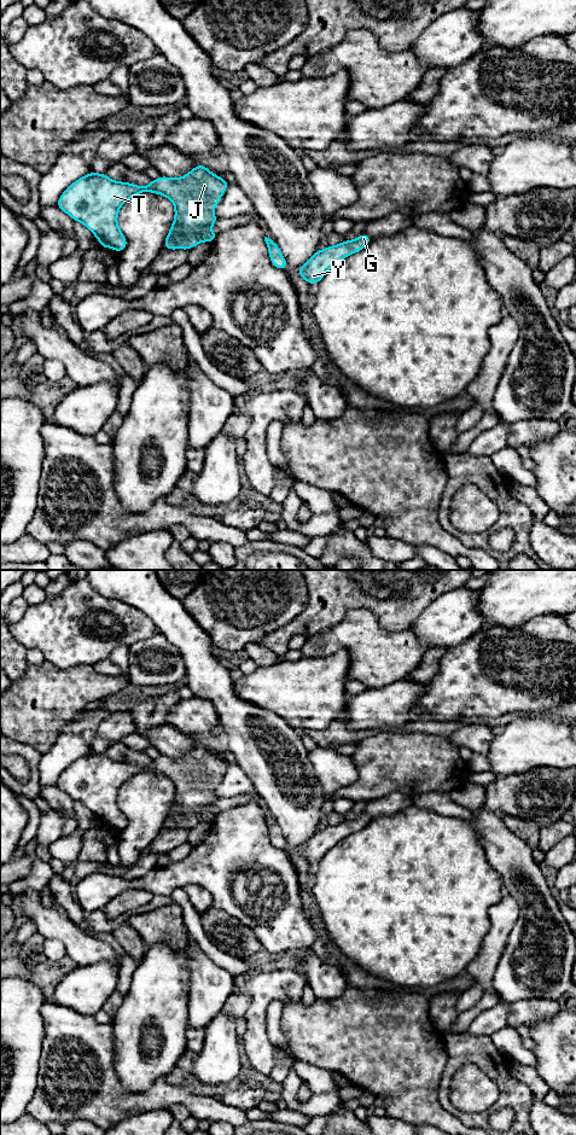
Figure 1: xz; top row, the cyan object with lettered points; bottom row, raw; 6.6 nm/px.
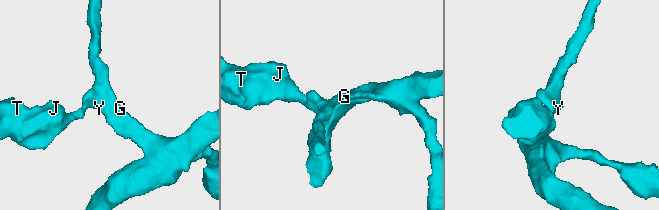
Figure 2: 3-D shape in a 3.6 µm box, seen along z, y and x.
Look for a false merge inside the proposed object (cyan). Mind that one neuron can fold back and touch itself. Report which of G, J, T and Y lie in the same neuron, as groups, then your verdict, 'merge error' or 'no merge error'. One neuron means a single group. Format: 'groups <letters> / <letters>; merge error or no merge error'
groups G J T Y; no merge error

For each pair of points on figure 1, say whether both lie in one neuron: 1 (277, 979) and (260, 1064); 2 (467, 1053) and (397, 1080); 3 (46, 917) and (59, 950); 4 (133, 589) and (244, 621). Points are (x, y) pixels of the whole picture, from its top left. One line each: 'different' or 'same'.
1: same
2: different
3: different
4: different

